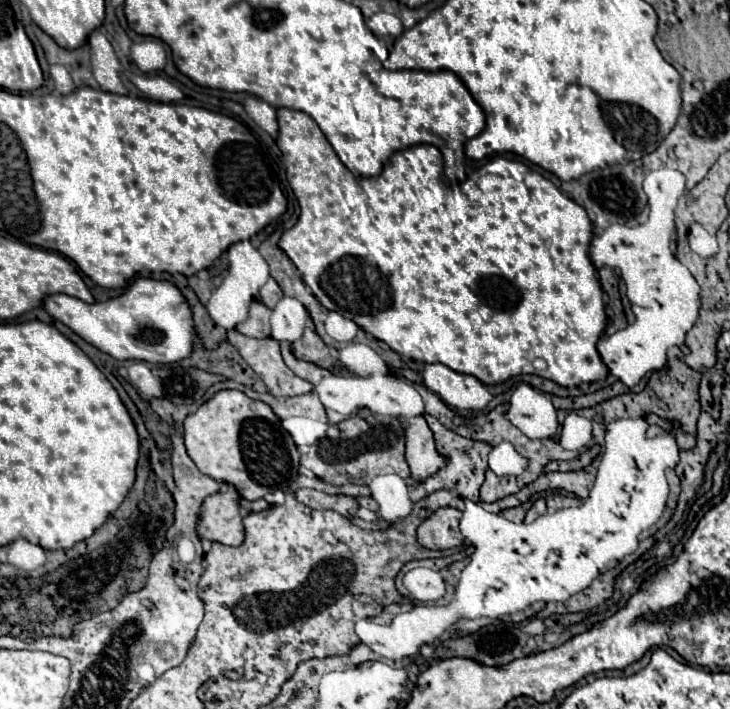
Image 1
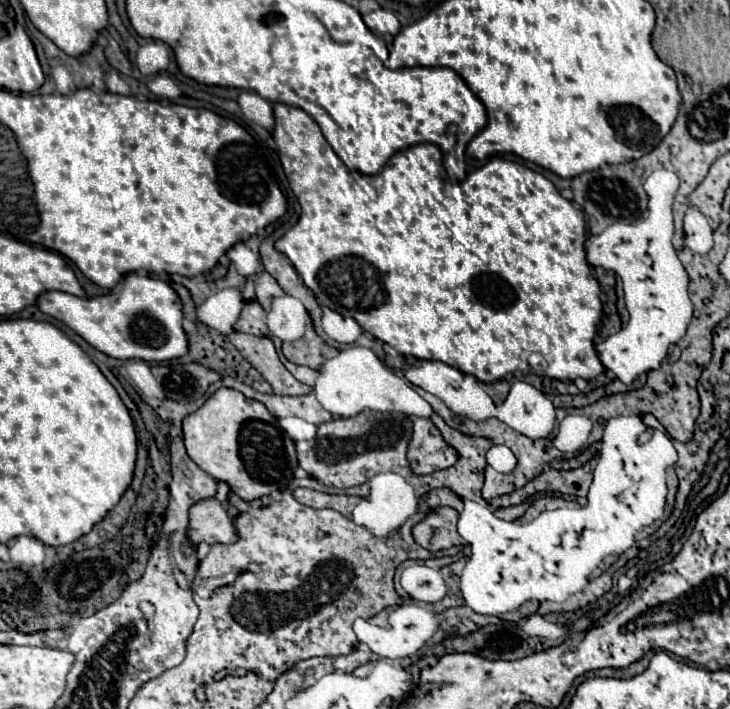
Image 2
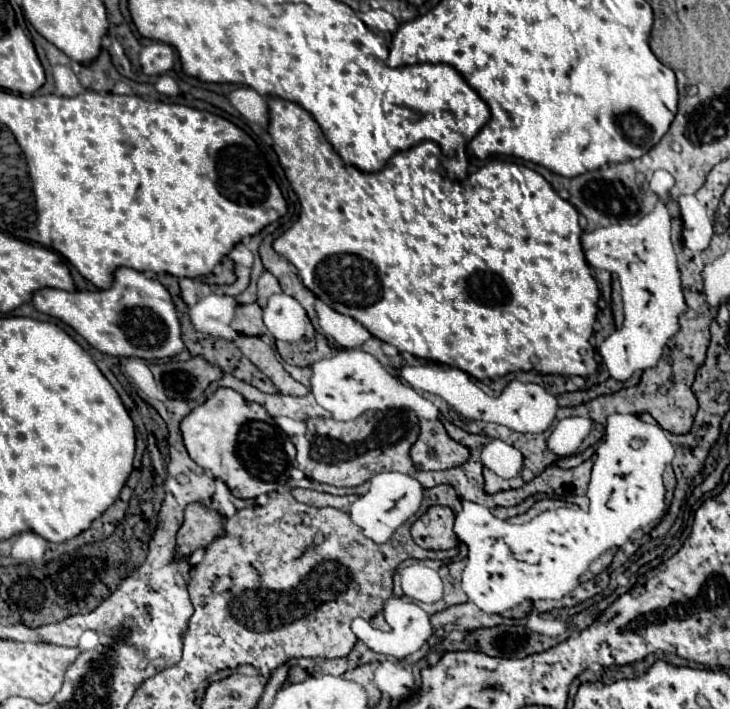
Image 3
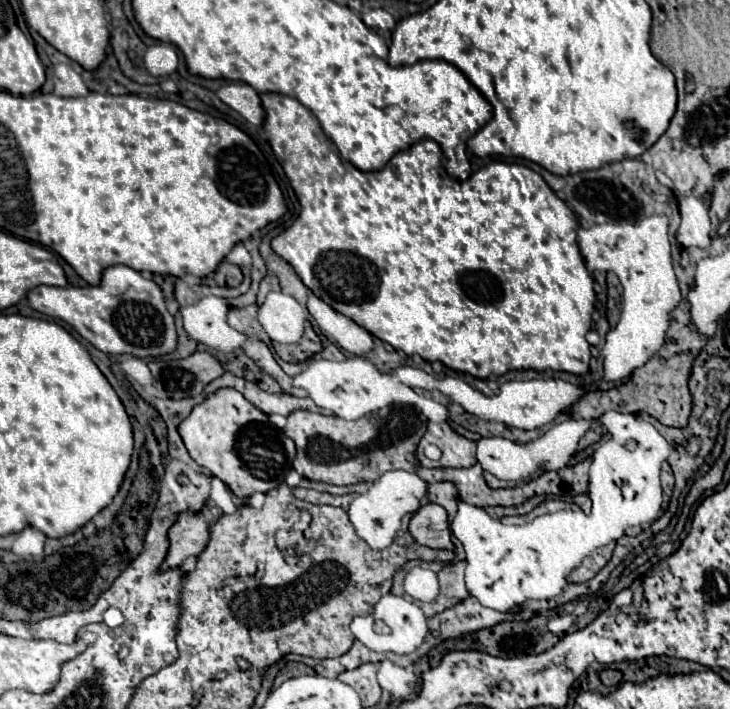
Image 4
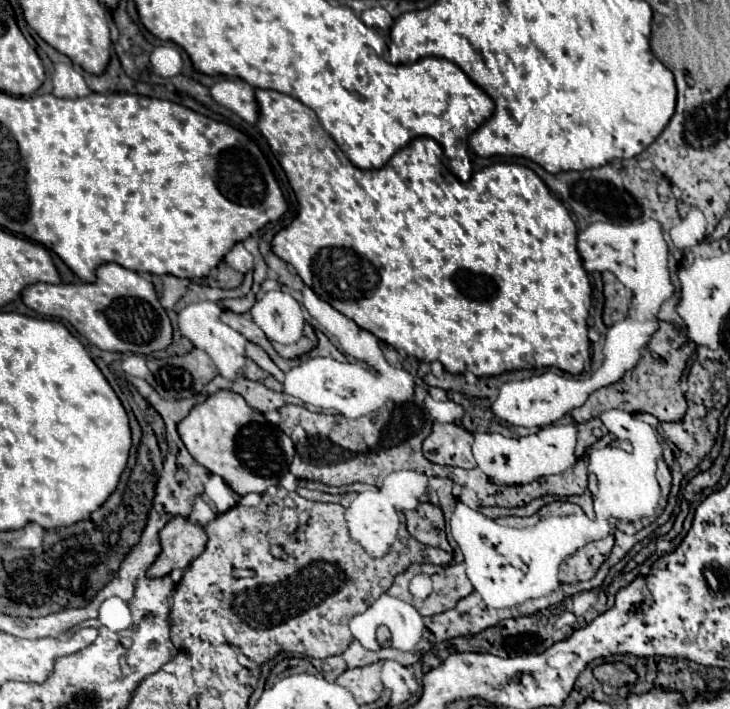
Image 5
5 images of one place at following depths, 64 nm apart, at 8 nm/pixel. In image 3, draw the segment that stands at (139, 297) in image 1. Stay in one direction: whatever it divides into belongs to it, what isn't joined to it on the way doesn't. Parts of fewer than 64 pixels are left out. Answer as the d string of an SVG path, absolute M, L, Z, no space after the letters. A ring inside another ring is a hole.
M118 268L114 284L98 292L66 292L56 288L42 288L32 298L36 310L62 320L72 326L90 346L118 358L160 360L176 356L184 350L180 320L170 292L152 278L132 270Z

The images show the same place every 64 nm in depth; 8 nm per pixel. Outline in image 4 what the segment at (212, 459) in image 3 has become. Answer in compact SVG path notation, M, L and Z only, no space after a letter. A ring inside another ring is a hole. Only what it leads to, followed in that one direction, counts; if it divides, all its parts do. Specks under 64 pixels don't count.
M220 388L216 390L212 396L208 396L202 404L194 406L194 410L190 412L188 418L184 418L178 426L178 432L192 456L192 460L196 464L200 464L202 468L210 470L212 476L220 478L238 498L248 498L256 492L270 492L274 488L278 488L290 468L292 468L292 460L296 456L296 448L294 448L294 442L280 430L276 428L274 424L270 424L268 416L254 408L254 404L250 404L238 390L234 388Z

